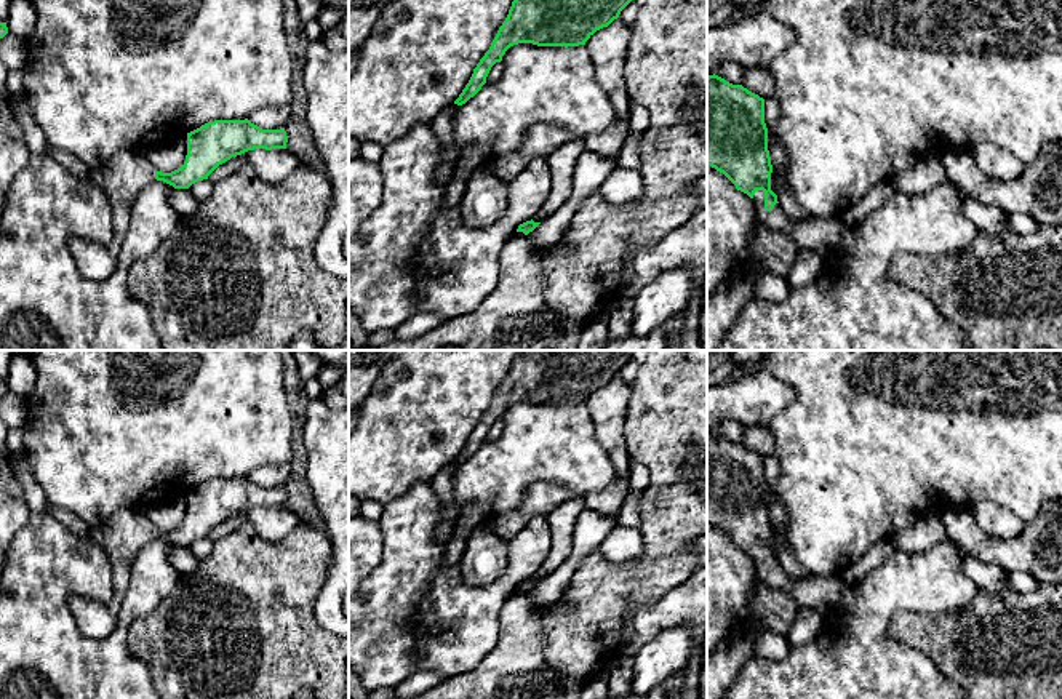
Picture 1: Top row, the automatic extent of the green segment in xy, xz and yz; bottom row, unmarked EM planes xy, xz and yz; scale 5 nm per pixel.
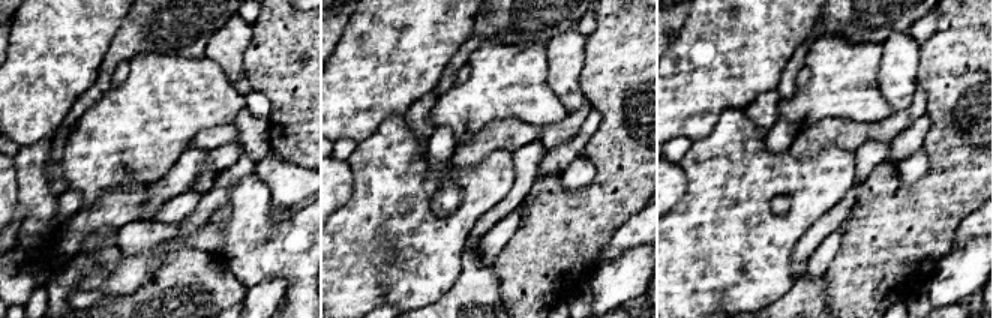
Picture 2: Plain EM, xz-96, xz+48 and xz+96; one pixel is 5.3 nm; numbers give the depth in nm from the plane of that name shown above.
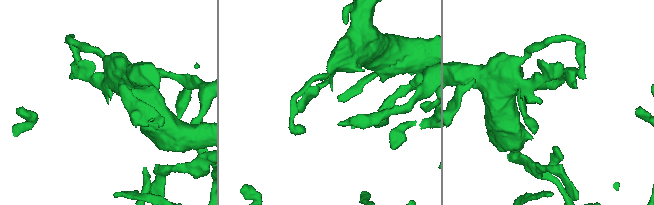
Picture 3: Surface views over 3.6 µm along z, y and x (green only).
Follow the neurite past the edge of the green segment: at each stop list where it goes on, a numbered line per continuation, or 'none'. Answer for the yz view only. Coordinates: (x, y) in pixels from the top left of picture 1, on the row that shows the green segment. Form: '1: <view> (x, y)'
1: yz (818, 234)

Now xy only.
1: xy (125, 175)

